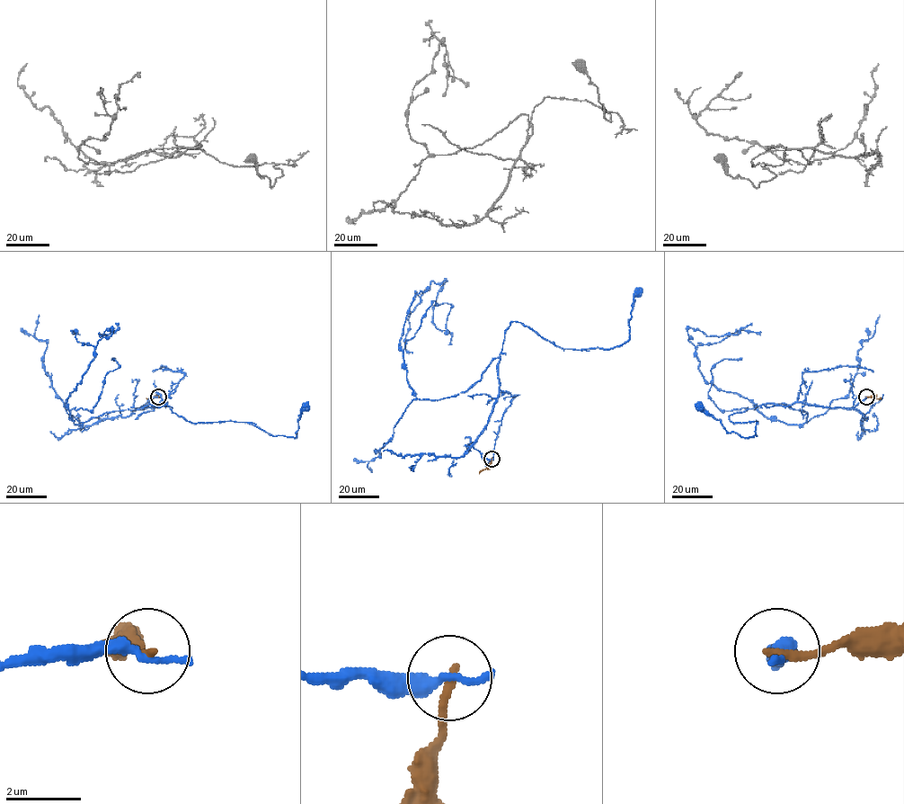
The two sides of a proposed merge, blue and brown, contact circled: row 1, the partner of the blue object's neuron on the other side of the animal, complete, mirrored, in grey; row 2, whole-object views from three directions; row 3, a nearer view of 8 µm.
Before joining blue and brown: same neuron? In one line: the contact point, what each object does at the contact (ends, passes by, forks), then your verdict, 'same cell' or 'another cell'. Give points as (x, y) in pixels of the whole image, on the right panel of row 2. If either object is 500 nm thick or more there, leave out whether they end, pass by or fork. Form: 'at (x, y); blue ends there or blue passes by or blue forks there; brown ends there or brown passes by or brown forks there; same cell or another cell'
at (866, 397); blue ends there; brown ends there; another cell

